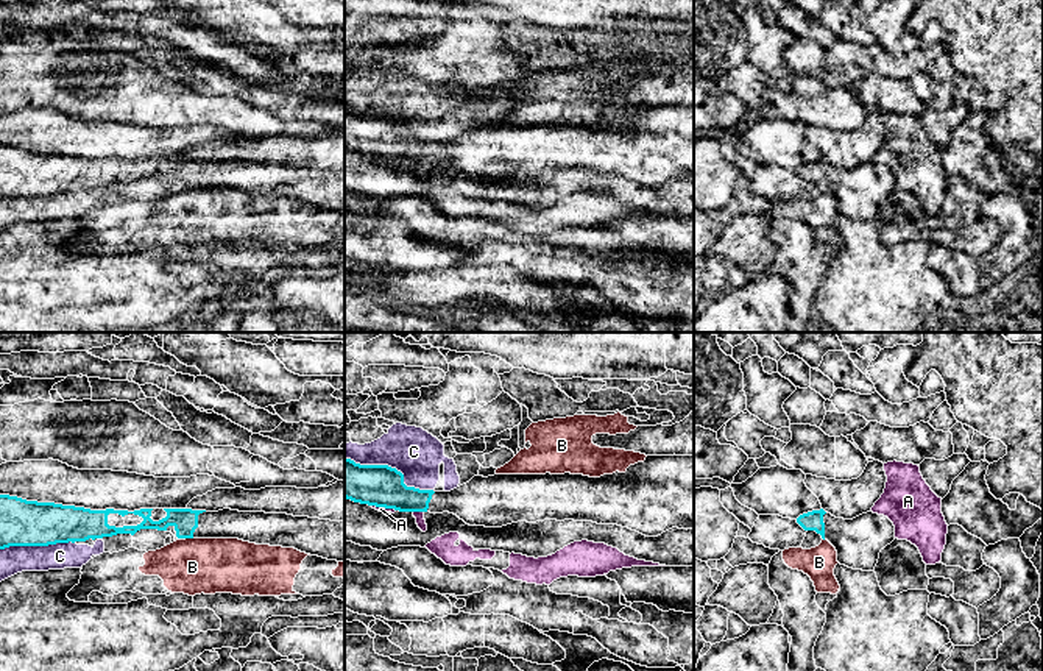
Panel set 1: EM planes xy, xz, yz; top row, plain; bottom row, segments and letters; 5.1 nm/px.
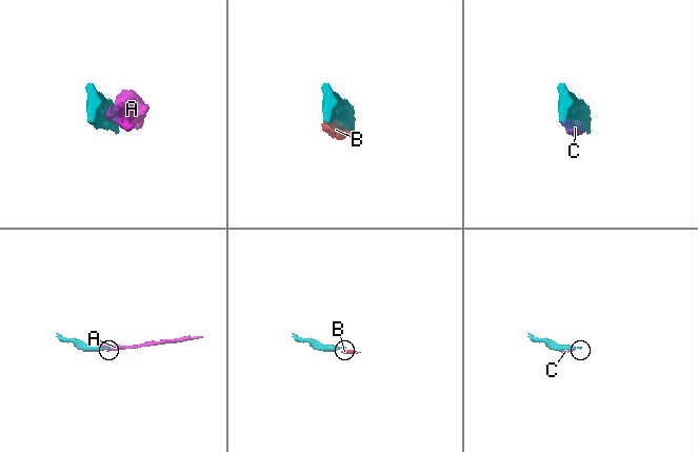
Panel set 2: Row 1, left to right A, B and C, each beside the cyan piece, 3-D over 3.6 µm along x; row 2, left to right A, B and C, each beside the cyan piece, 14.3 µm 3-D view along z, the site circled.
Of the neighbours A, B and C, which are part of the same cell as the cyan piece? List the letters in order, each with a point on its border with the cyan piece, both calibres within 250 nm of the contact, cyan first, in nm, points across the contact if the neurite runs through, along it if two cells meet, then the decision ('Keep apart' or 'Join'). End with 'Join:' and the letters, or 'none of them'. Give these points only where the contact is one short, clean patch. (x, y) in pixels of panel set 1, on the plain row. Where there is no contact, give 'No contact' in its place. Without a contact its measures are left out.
A: Touches cyan at xz (418, 161). Thickness 220 nm (cyan) against 50 nm. Keep apart
B: Touches cyan at xy (189, 188). Thickness 130 nm (cyan) against 280 nm. Boundary: xy (186, 188), (192, 189). Keep apart
C: Touches cyan at xz (390, 117). Thickness 220 nm (cyan) against 240 nm. Keep apart
Join: none of them

